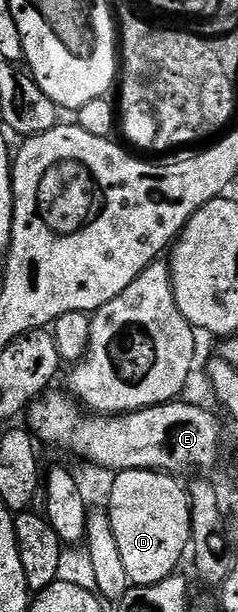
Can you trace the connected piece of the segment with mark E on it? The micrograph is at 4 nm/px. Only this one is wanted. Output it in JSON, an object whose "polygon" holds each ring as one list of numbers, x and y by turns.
{"polygon":[[48,389,36,399,25,412,26,426,32,435,40,444,48,443,51,447,64,447,67,451,72,451,75,455,80,455,83,459,88,459,91,463,96,463,99,467,104,467,110,473,118,473,120,471,165,471,168,473,180,473,179,471,191,471,194,467,211,467,219,459,221,453,221,427,218,419,211,411,206,411,203,407,198,407,195,403,183,403,184,401,172,401,170,403,162,403,156,407,143,407,139,411,129,411,117,415,100,415,88,413,70,394,55,391,56,389]]}

